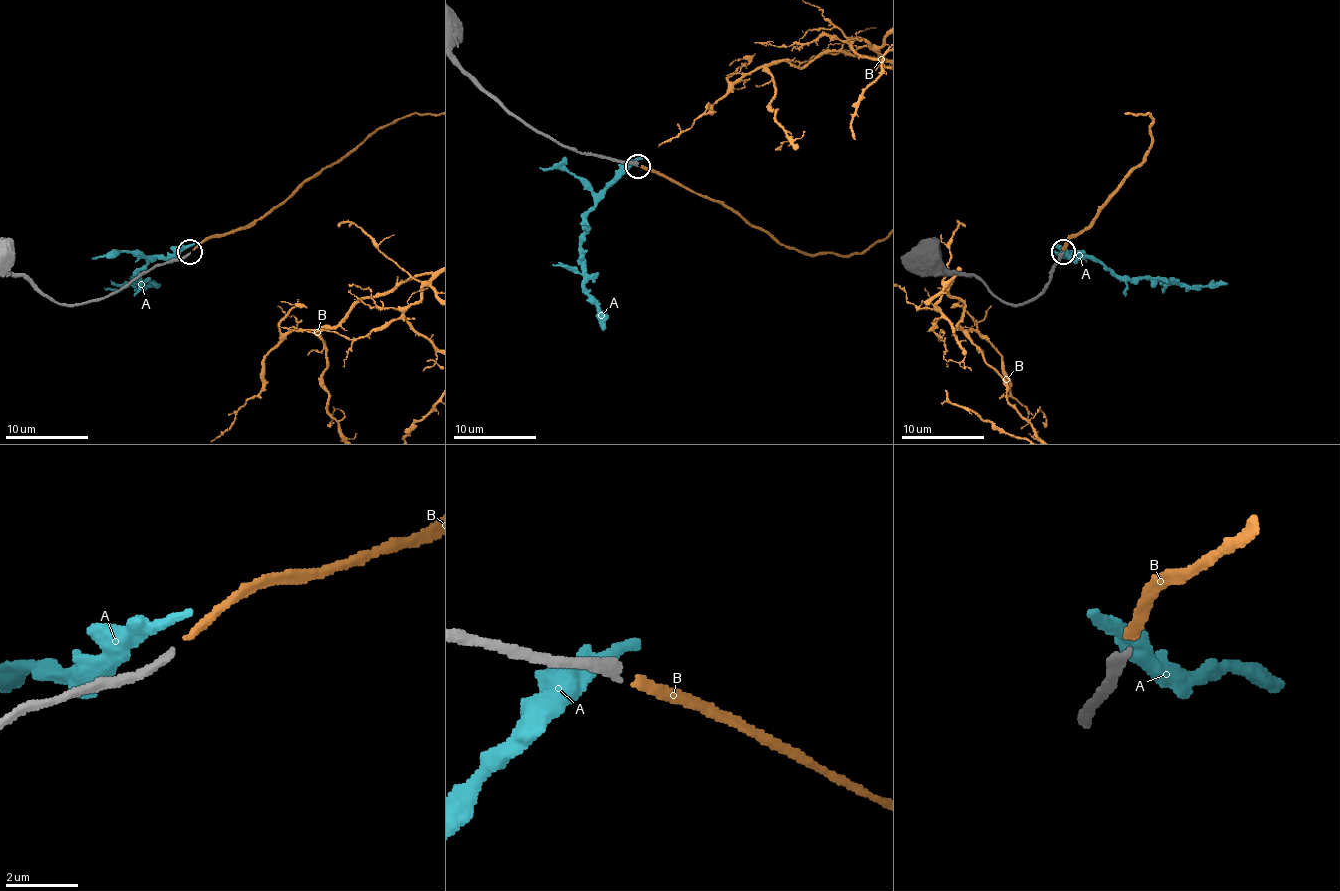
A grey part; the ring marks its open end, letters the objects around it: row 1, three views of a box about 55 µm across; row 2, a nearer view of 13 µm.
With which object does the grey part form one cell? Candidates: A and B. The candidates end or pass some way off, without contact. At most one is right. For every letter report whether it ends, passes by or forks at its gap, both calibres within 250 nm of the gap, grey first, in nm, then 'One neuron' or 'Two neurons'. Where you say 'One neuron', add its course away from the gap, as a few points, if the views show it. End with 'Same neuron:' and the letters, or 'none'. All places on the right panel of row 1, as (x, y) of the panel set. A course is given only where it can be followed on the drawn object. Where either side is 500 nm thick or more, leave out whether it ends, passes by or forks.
A: Thickness 260 nm (grey) against 600 nm. Two neurons
B: It ends there. Thickness 260 nm (grey) against 240 nm. One neuron
Same neuron: B

